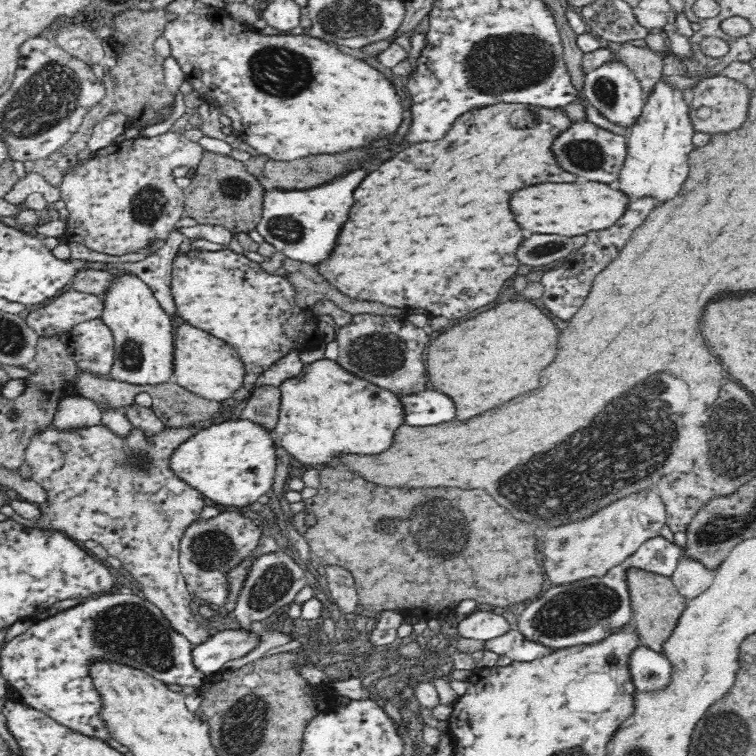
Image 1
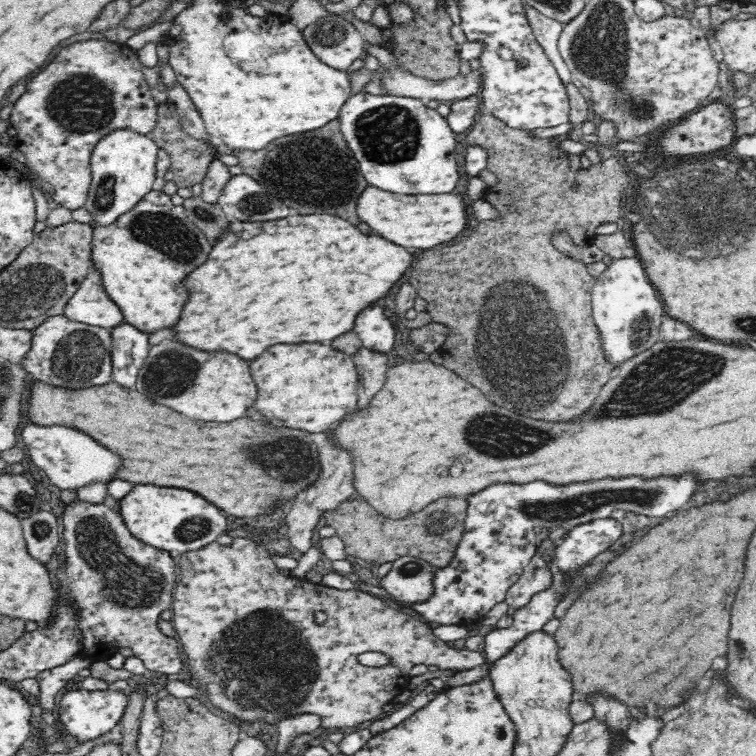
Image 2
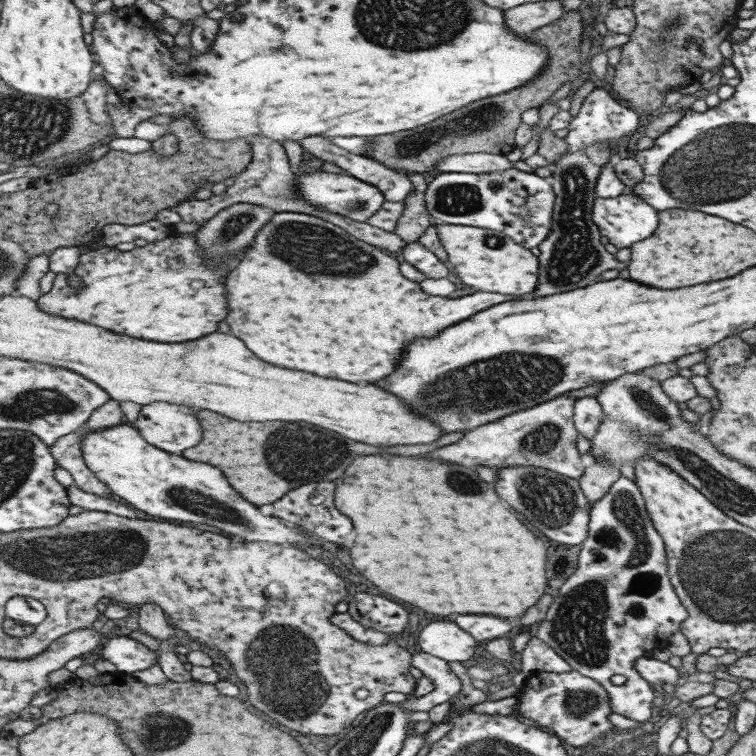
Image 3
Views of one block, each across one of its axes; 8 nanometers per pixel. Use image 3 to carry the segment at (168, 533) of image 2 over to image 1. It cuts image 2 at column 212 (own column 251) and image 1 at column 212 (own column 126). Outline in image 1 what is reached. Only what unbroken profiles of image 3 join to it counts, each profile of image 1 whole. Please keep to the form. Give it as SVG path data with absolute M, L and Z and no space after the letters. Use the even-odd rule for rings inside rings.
M237 414L233 419L208 426L189 438L188 442L184 442L180 449L172 454L170 467L178 477L202 491L204 496L214 503L239 509L256 502L262 494L266 494L274 486L274 470L278 466L278 458L276 458L276 443L273 437L273 432L266 426Z

